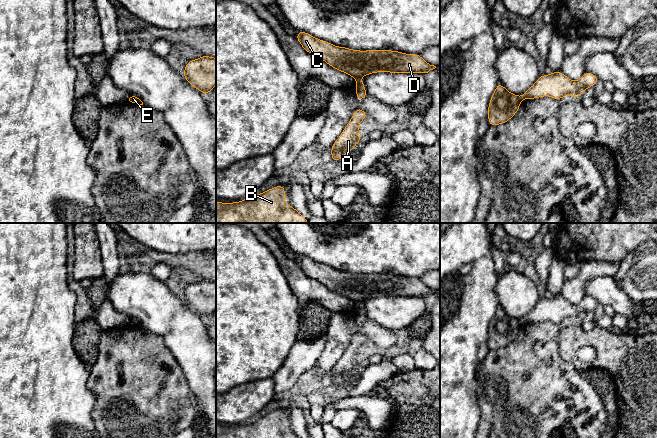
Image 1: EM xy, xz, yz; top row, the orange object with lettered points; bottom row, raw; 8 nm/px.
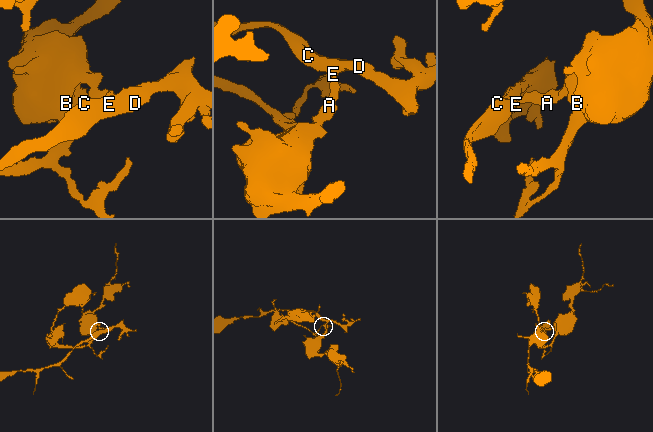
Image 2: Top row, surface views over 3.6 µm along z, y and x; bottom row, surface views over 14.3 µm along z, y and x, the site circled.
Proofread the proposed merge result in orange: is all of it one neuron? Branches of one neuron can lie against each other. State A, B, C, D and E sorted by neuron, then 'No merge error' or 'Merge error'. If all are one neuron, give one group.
Groups: A B / C D E. Merge error

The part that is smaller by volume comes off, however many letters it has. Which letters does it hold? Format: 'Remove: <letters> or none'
Remove: C, D, E

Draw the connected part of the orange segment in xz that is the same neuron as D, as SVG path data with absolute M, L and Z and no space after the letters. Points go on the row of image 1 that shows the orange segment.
M298 31L295 36L304 50L319 57L334 69L352 76L359 80L362 76L378 73L422 73L428 75L436 66L427 63L420 54L404 54L393 50L352 50L347 47L338 47L327 41L318 39L305 31Z

